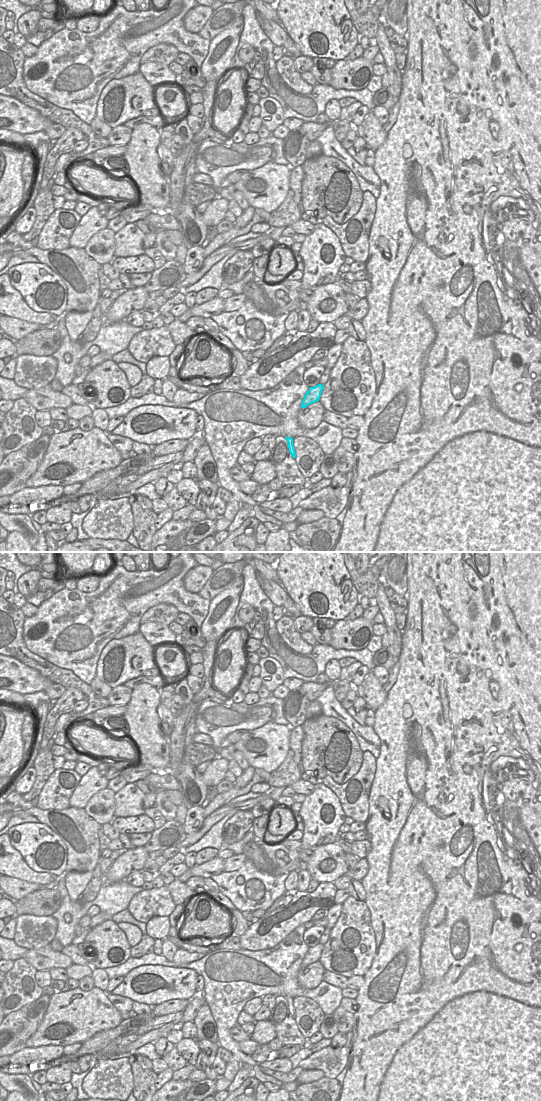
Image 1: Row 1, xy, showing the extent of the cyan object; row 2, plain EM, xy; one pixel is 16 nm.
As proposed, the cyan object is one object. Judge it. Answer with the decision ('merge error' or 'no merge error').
merge error

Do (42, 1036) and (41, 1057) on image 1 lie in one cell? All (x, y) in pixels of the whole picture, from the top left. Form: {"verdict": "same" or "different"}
{"verdict": "different"}

